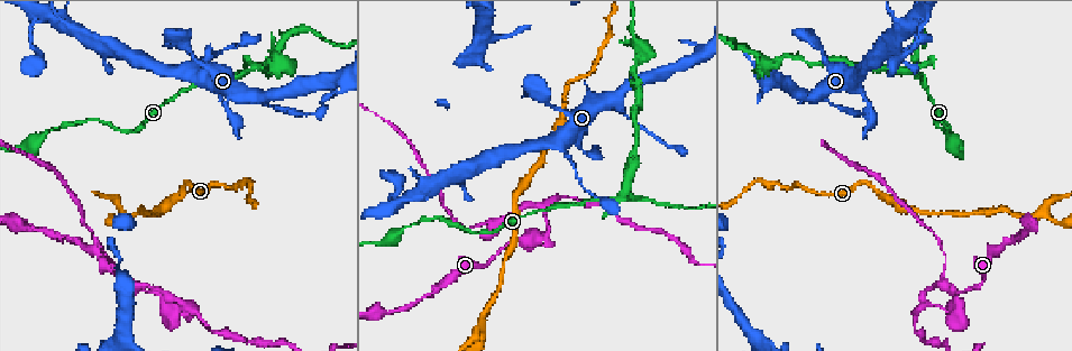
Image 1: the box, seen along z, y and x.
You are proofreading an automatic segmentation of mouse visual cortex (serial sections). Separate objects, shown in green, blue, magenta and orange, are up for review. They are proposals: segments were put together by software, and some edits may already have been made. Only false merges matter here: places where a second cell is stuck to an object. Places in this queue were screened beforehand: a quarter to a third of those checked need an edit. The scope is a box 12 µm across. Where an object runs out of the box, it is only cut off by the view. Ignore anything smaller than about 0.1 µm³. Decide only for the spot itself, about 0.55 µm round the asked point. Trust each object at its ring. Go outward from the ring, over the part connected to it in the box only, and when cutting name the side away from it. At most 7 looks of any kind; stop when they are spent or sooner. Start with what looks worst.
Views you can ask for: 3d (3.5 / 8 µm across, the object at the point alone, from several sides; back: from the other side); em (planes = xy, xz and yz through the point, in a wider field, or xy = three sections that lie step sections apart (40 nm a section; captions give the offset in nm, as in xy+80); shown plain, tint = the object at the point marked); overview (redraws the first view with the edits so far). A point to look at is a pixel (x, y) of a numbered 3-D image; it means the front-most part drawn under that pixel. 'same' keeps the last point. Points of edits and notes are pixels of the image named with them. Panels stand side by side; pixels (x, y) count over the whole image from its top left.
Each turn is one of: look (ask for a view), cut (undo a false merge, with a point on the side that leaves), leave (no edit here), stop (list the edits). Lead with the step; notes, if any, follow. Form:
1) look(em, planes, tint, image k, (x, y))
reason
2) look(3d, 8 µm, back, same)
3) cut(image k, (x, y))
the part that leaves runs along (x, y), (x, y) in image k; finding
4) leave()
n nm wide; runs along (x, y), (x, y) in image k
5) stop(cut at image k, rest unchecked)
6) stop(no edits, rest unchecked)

look(3d, 3.5 µm, image 1, (619, 199))
sharp bend

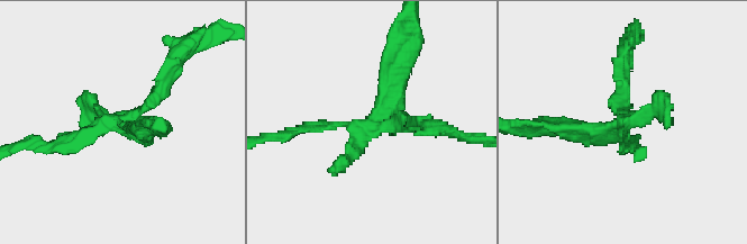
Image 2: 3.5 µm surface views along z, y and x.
look(em, xy, step 3, plain, image 2, (625, 127))

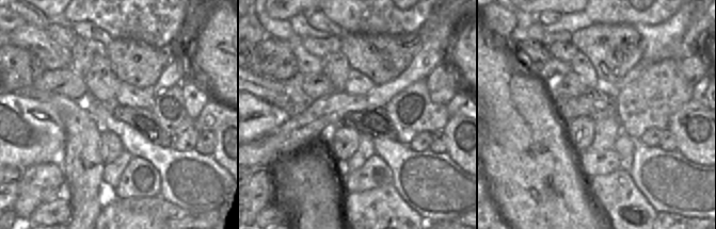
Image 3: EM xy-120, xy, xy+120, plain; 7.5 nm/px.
look(em, xy, step 3, tint, same)
where the object lies

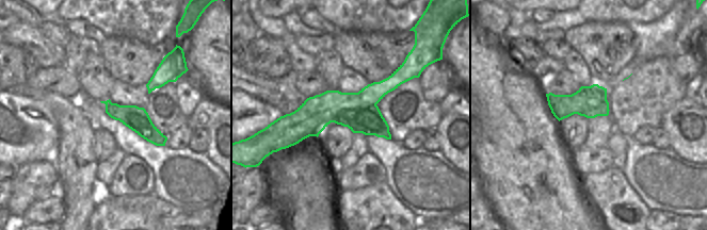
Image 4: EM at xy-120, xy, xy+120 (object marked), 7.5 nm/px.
cut(image 2, (399, 83))
the part that leaves runs along (381, 120), (412, 36) in image 2; two cells meet here

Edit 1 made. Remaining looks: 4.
look(overview)

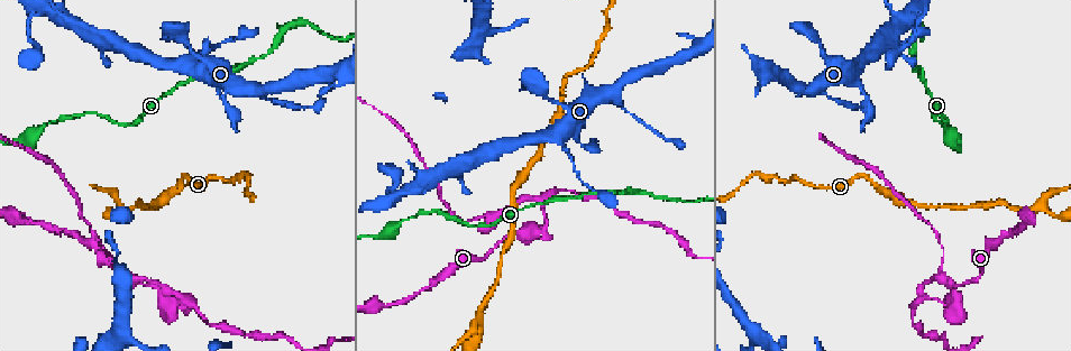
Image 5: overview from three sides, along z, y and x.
look(em, xy, step 3, tint, image 5, (205, 50))
thick turns thin

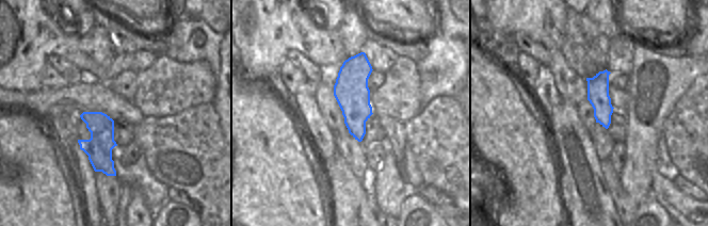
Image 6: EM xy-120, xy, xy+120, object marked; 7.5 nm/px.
look(3d, 3.5 µm, same)

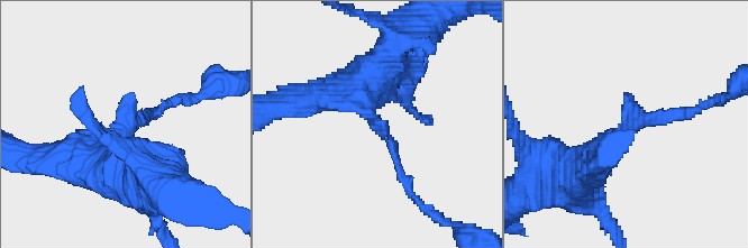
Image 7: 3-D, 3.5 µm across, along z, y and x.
leave()
arms of 150, 500 nm; runs along (584, 171), (630, 122), (685, 112) in image 7; one cell here

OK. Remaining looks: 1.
stop(cut at image 2, rest unchecked)

